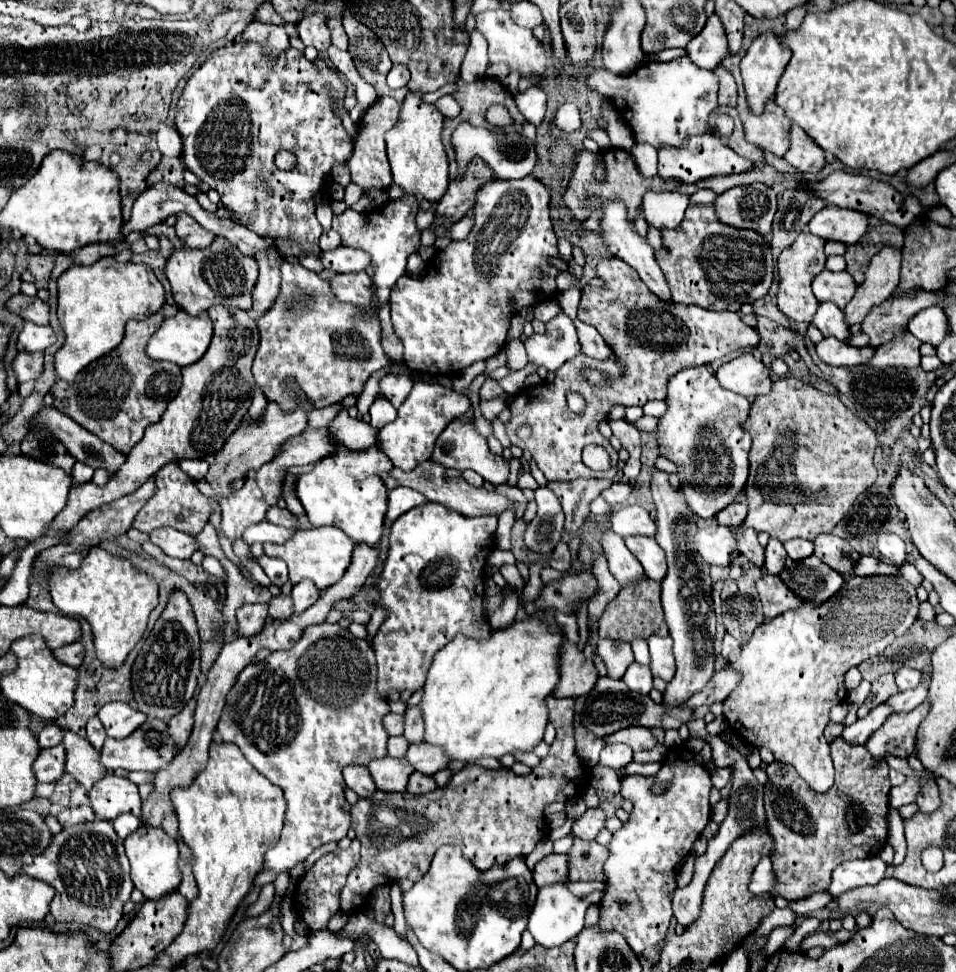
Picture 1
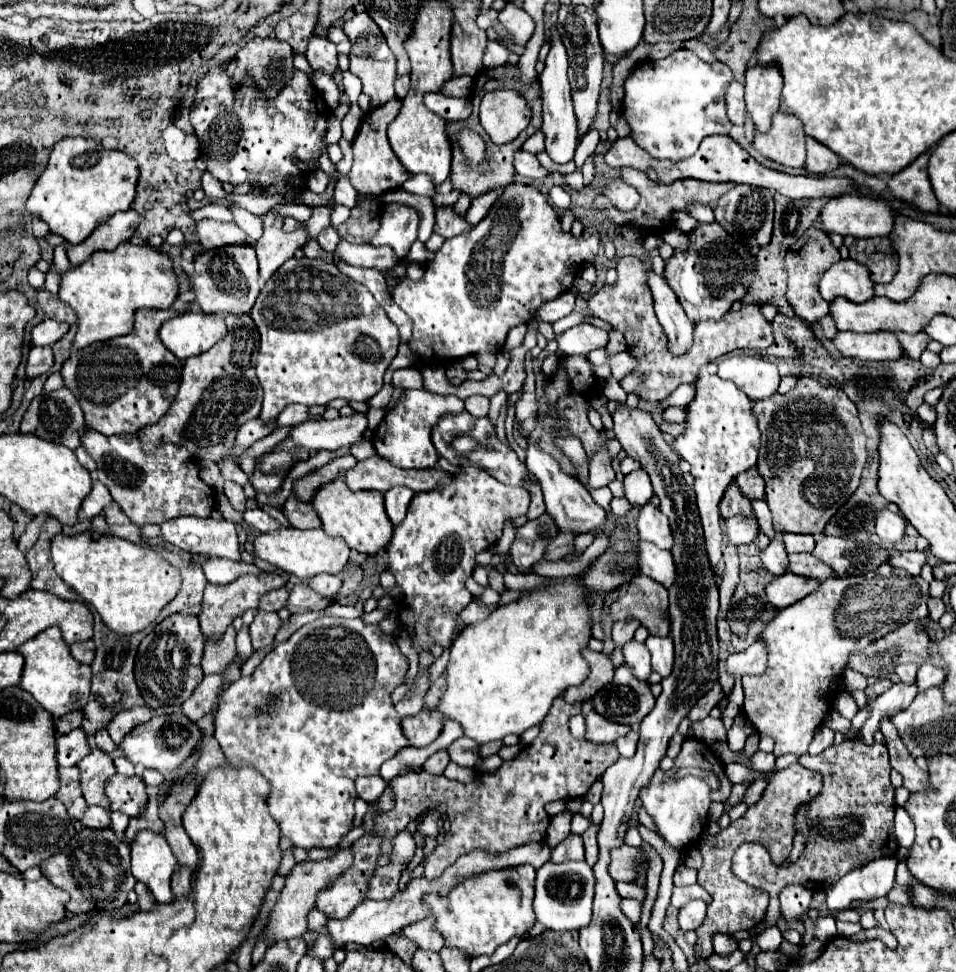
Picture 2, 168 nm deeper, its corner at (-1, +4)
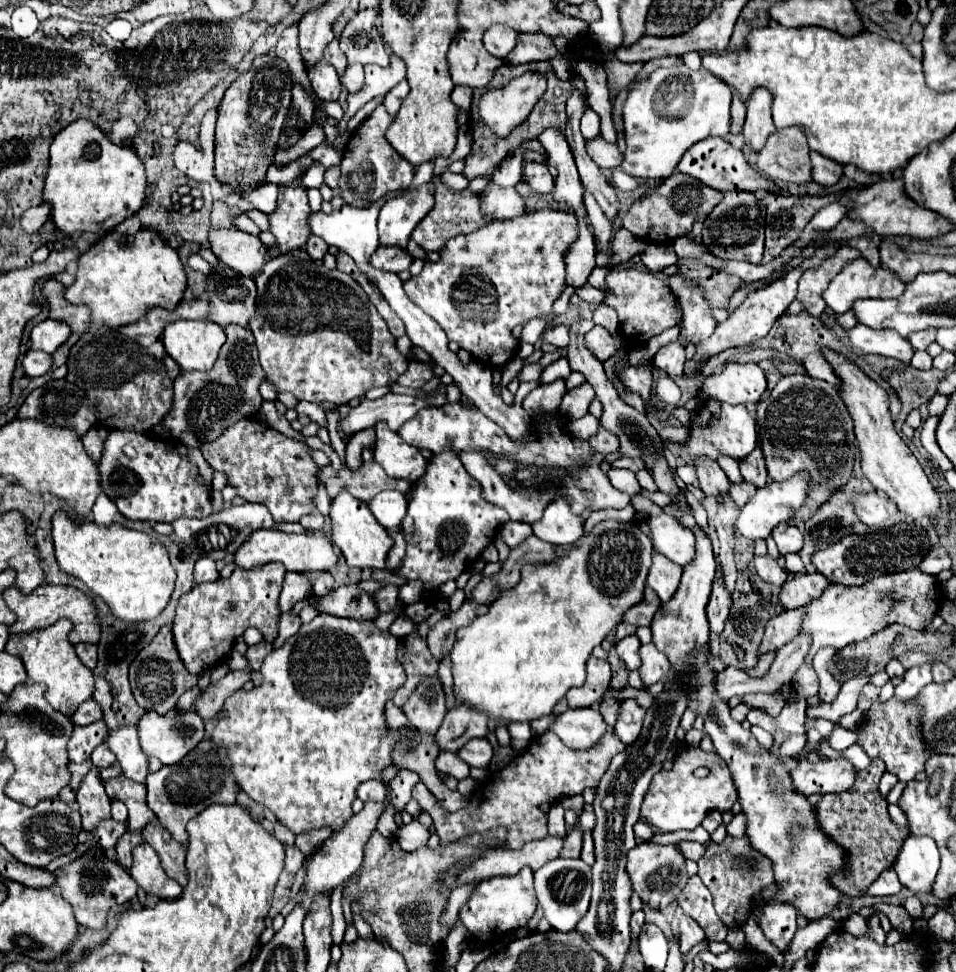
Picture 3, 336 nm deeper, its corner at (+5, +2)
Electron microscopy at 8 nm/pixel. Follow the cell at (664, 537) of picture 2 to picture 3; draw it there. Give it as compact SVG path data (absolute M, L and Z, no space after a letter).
M662 514L658 518L650 518L650 526L656 552L664 554L668 560L680 566L686 566L694 560L696 554L694 532L686 530L686 526L678 522L678 518Z

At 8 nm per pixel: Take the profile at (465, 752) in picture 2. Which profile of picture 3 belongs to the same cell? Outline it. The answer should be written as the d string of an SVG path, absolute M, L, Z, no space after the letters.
M472 738L468 744L464 744L464 748L458 752L458 756L468 764L468 766L476 766L476 768L486 768L492 760L492 746L486 738Z

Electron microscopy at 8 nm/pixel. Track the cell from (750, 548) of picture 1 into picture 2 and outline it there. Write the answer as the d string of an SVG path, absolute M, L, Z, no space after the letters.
M730 484L726 494L724 494L724 500L720 502L720 514L722 518L730 518L730 516L752 516L754 518L754 510L750 506L750 502L738 492L736 484Z

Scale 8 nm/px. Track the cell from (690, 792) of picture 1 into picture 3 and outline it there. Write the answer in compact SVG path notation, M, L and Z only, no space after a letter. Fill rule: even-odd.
M684 748L676 754L672 770L660 770L646 792L642 802L640 816L662 832L676 832L676 830L694 830L702 824L708 812L726 812L734 806L738 794L734 790L730 770L714 752L704 752L700 748ZM698 766L708 768L706 778L696 778L694 770Z

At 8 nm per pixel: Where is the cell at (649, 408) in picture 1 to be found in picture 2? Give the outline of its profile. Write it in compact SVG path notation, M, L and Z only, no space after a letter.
M682 384L682 386L678 386L668 398L664 398L664 400L660 400L658 404L662 406L662 408L670 408L670 406L688 406L688 402L694 398L694 388L692 388L692 384Z

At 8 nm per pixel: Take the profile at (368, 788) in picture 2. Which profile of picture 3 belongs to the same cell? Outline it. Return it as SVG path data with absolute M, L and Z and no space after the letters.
M374 780L374 782L362 782L358 786L358 798L362 802L374 800L374 802L382 802L386 798L386 784L382 780Z

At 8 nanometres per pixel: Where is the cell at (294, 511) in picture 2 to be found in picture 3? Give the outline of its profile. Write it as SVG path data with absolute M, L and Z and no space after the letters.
M314 510L312 514L302 516L302 518L300 518L300 524L302 524L304 528L308 528L308 530L320 530L320 528L324 528L324 516L322 516L318 510Z

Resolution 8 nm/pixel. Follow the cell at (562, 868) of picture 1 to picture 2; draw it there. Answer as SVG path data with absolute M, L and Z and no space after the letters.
M570 834L566 840L562 840L556 848L552 848L550 862L564 862L564 860L584 860L584 844L582 836Z

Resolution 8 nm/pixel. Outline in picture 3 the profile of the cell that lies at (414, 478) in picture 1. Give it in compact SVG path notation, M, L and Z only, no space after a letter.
M368 462L362 470L342 468L340 472L332 472L332 466L324 466L318 470L318 480L324 484L328 498L334 500L342 490L348 490L360 502L370 502L380 490L398 490L402 494L410 492L410 482L390 478L378 462Z

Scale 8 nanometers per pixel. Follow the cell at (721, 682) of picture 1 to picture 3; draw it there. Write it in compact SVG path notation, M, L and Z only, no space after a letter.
M804 608L796 610L784 610L780 616L772 618L766 624L766 634L760 644L760 654L764 652L774 652L786 642L790 642L794 636L798 636L798 626L802 624L802 614Z

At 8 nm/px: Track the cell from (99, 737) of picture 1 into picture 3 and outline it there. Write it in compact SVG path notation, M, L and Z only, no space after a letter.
M106 742L92 752L92 762L94 762L94 766L98 766L98 768L108 768L108 766L114 766L114 764L116 764L116 758L114 758L114 754L108 750Z

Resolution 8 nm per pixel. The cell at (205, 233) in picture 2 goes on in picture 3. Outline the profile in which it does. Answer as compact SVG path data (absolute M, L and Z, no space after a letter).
M210 230L210 244L220 262L240 274L252 276L266 262L266 246L260 238L242 230Z

